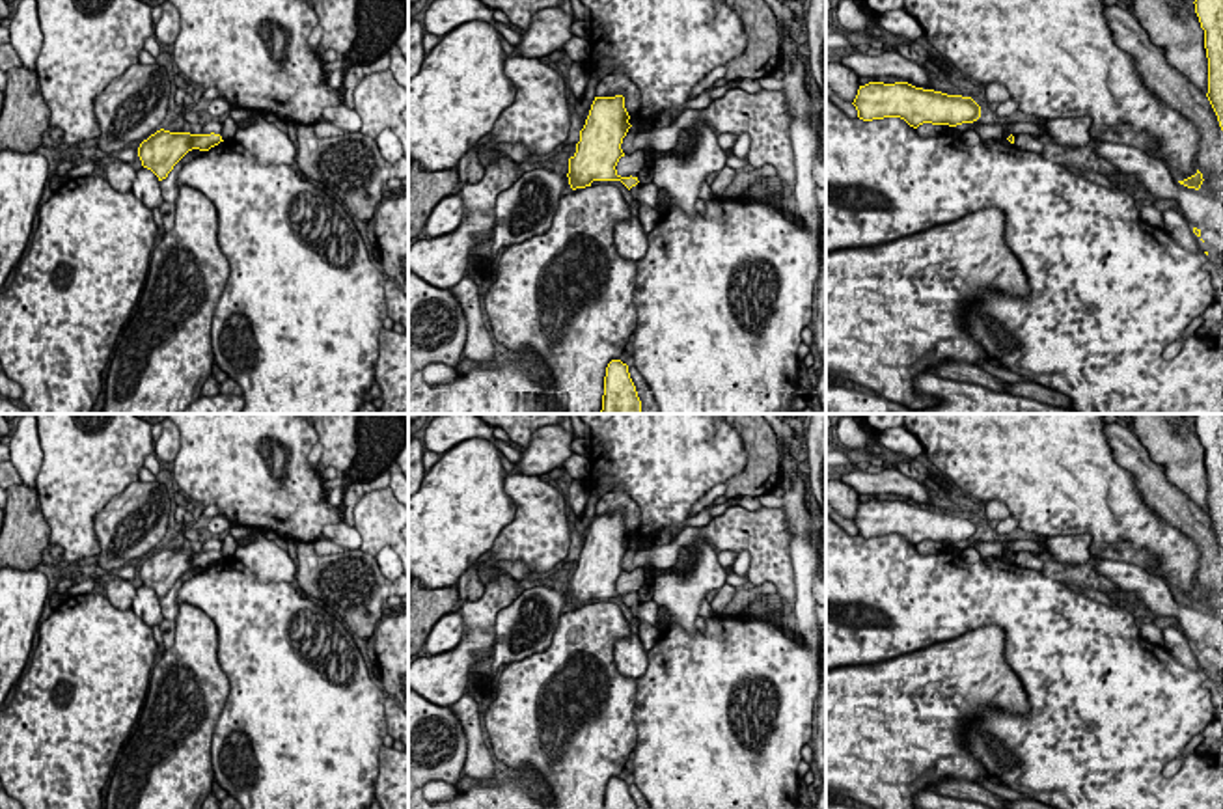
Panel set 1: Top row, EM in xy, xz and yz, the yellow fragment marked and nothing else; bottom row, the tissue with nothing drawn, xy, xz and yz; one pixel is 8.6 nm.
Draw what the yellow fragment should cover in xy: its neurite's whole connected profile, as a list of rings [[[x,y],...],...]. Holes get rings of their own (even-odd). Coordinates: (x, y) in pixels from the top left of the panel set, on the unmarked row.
[[[157,548],[138,565],[142,583],[151,587],[158,598],[166,596],[173,583],[192,567],[209,569],[218,563],[220,552],[190,552],[190,550],[170,550]]]

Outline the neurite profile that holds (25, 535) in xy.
[[[21,483],[6,488],[6,494],[7,503],[0,533],[2,567],[37,569],[50,544],[50,528],[41,513],[37,492]]]

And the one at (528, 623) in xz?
[[[552,585],[522,591],[498,611],[492,667],[524,660],[550,647],[559,617],[569,610],[569,595]]]

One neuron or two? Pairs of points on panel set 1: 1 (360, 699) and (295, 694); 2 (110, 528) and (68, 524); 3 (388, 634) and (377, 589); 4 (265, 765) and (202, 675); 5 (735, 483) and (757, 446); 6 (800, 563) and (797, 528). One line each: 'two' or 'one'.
1: one
2: two
3: two
4: two
5: one
6: one

